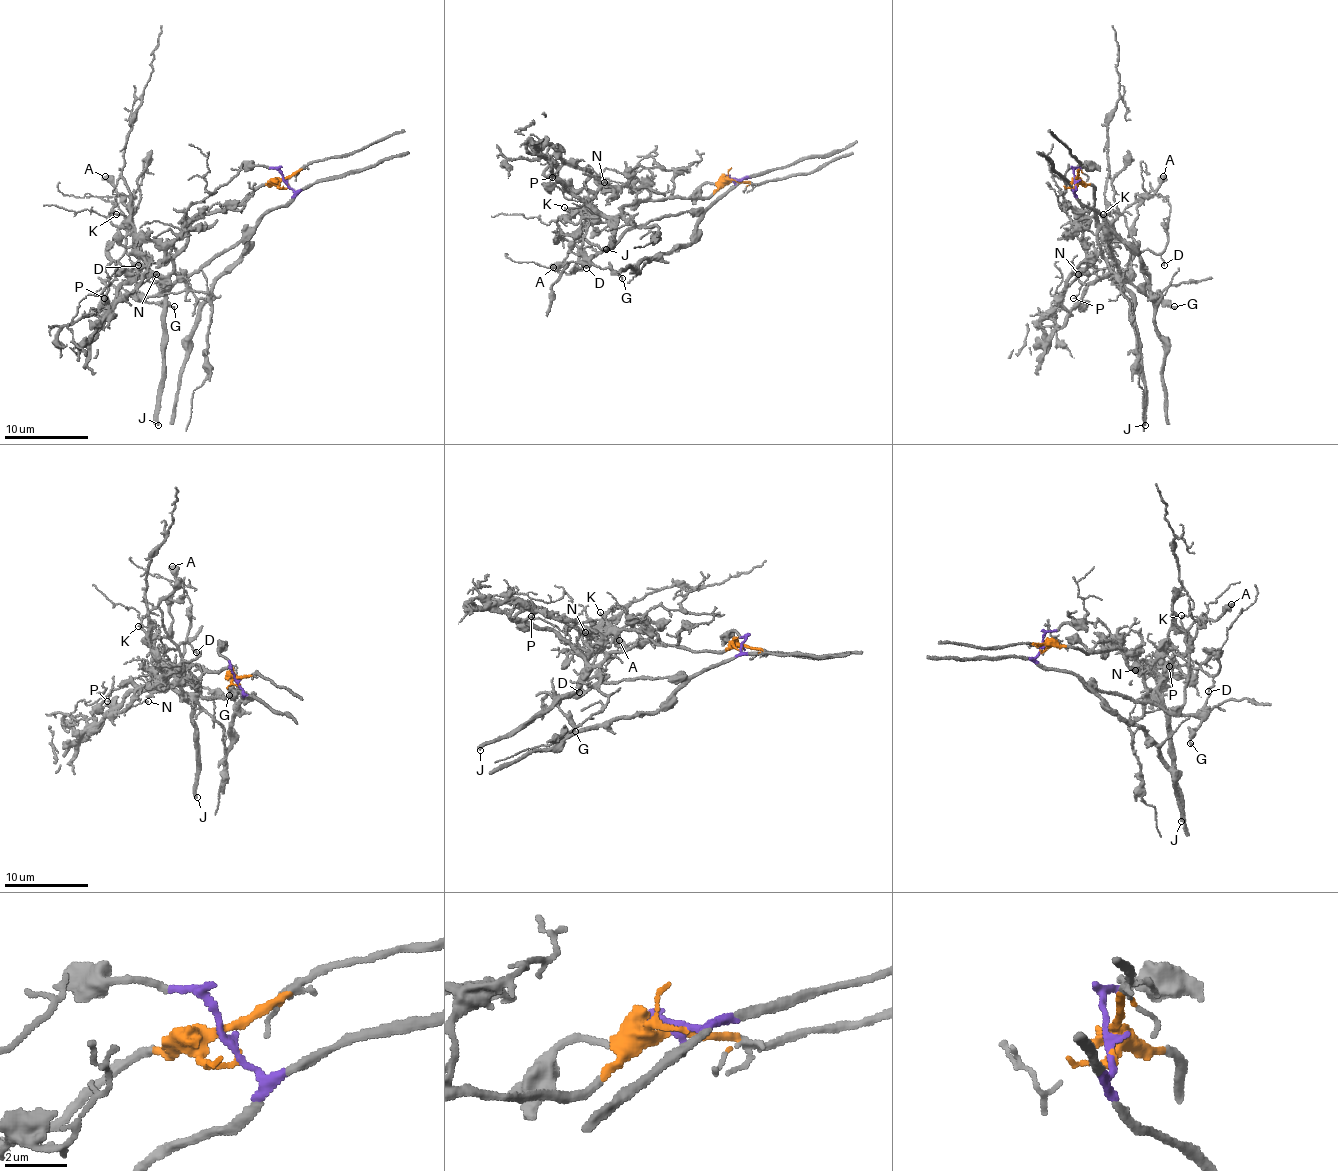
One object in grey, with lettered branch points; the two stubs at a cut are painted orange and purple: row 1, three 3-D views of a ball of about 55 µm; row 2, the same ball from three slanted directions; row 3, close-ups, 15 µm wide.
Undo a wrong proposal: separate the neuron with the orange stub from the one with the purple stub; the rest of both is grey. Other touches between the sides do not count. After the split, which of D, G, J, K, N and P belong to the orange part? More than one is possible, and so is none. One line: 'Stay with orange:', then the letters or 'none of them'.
Stay with orange: D, J, K, N, P

